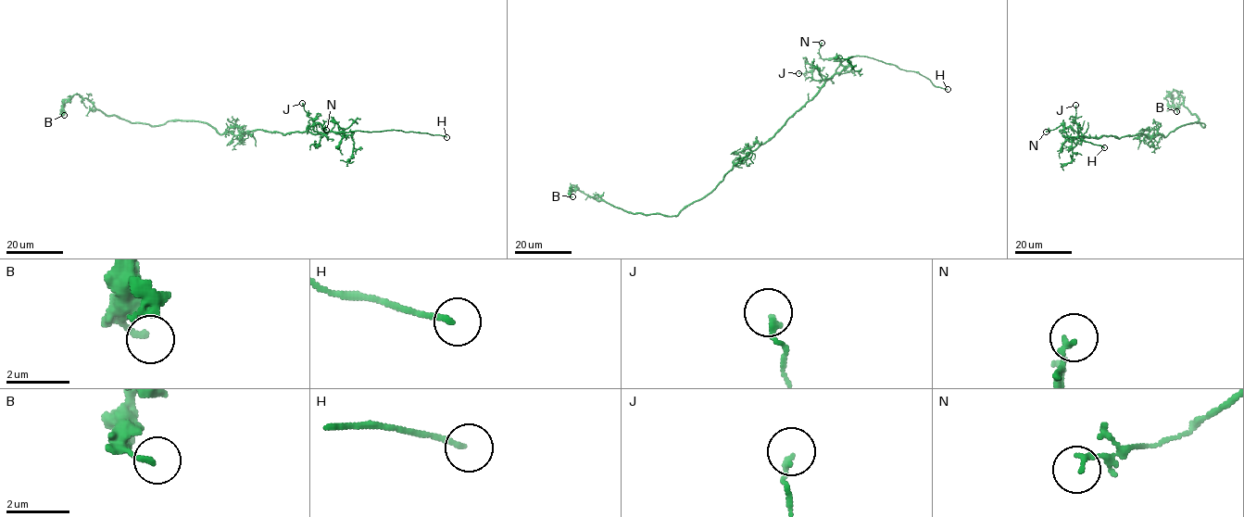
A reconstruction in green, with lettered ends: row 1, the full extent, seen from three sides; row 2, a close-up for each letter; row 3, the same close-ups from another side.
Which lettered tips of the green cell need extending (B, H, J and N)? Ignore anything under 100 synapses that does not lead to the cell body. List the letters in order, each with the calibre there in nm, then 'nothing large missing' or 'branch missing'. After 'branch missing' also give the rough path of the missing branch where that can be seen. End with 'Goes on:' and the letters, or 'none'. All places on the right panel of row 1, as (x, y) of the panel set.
B: 170 nm thick; nothing large missing
H: 160 nm thick; branch missing; missing branch runs (1104, 147), (1115, 153)
J: 160 nm thick; nothing large missing
N: 140 nm thick; nothing large missing
Goes on: H

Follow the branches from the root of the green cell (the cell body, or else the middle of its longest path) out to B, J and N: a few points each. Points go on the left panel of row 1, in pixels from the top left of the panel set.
B: (246, 133), (219, 133), (198, 121), (131, 122), (105, 115), (78, 94), (64, 100), (64, 115)
J: (246, 133), (257, 130), (324, 134), (314, 130), (314, 121), (302, 103)
N: (246, 133), (256, 130), (286, 133), (343, 131), (331, 121), (322, 126), (326, 130)

